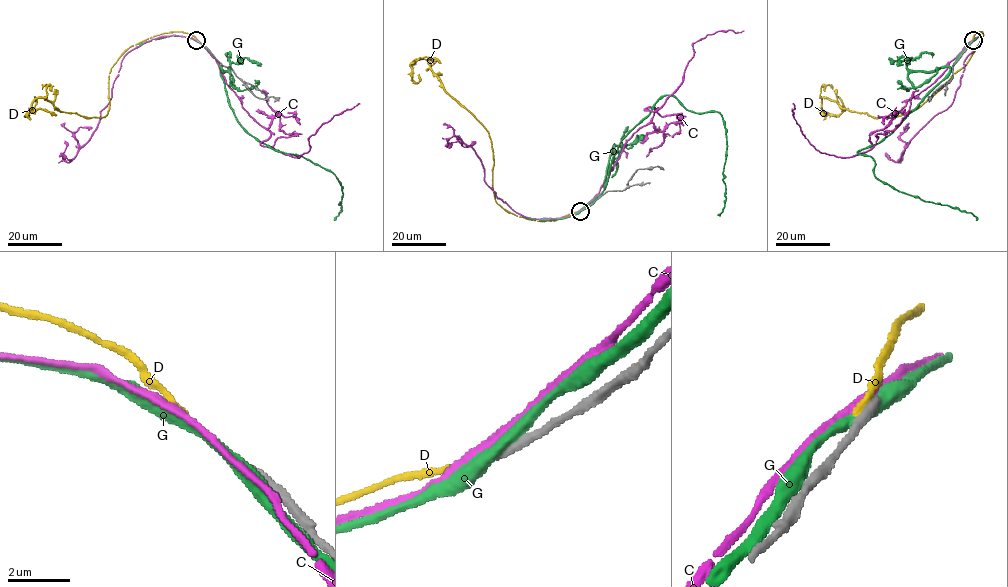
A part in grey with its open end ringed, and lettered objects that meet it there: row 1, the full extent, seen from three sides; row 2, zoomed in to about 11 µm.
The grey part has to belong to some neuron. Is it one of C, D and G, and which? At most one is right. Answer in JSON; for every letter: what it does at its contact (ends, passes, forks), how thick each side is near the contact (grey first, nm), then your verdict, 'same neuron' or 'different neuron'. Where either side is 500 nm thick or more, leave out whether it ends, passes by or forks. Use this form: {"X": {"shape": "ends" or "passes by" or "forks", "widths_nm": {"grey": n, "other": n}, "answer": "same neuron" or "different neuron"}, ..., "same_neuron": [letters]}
{"C": {"shape": "passes by", "widths_nm": {"grey": 380, "other": 320}, "answer": "different neuron"}, "D": {"shape": "ends", "widths_nm": {"grey": 400, "other": 240}, "answer": "different neuron"}, "G": {"shape": "passes by", "widths_nm": {"grey": 400, "other": 360}, "answer": "different neuron"}, "same_neuron": []}

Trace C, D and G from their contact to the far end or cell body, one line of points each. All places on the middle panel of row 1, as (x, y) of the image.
C: (581, 210), (653, 116), (644, 109), (656, 111), (681, 82), (694, 43), (744, 30)
D: (582, 210), (541, 221), (502, 208), (488, 130), (425, 59), (412, 65), (412, 80), (419, 74)
G: (582, 210), (604, 190), (620, 141), (659, 99), (671, 95), (693, 111), (721, 116), (725, 199), (718, 214)

